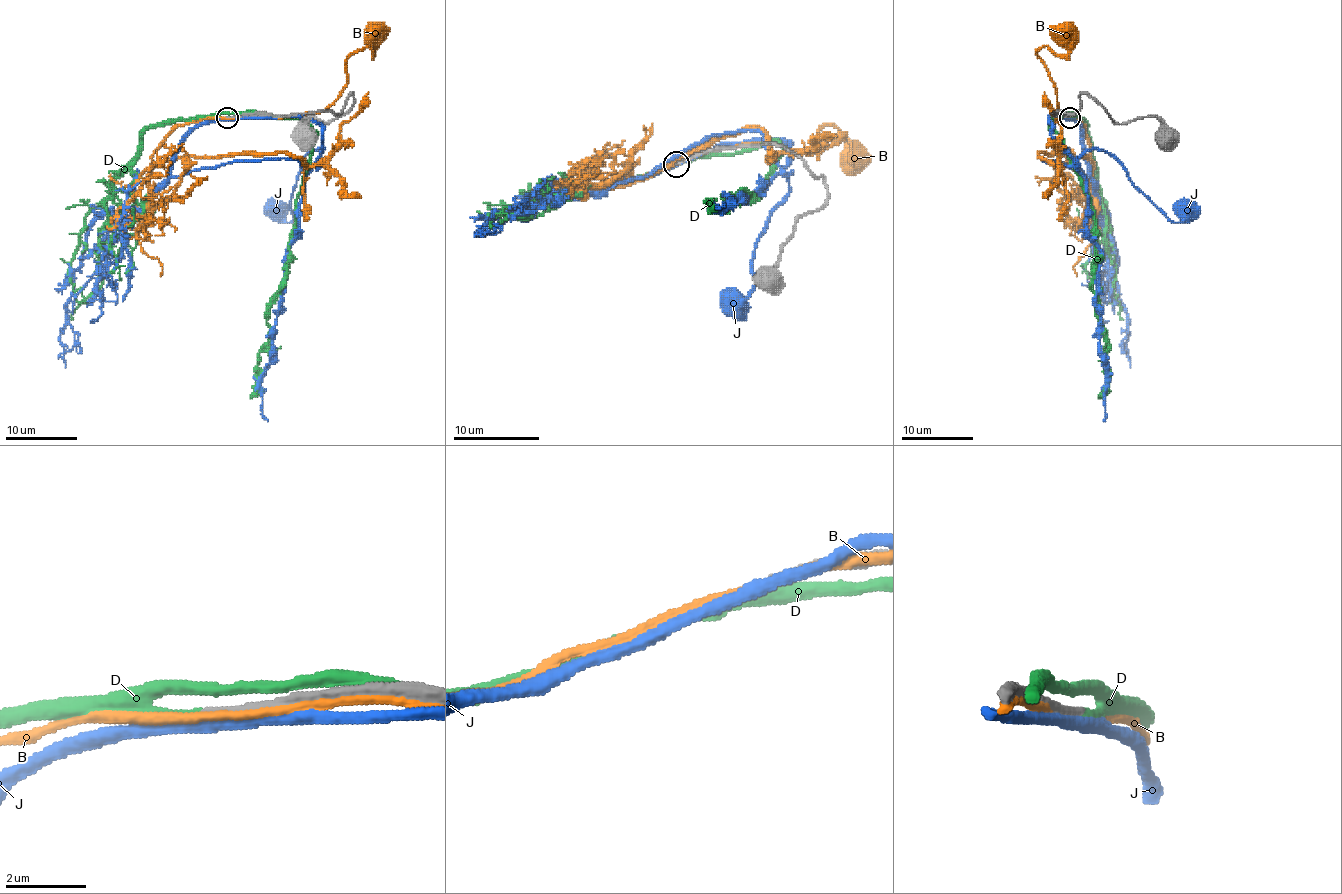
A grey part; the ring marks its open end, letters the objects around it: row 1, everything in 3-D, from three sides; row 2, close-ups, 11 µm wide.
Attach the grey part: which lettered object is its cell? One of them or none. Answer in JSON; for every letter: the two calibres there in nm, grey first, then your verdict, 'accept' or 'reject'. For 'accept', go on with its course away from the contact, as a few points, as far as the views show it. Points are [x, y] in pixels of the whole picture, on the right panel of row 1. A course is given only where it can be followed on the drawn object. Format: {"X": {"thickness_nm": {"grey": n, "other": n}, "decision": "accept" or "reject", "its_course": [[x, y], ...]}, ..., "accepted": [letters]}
{"B": {"thickness_nm": {"grey": 240, "other": 240}, "decision": "reject"}, "D": {"thickness_nm": {"grey": 240, "other": 200}, "decision": "accept", "its_course": [[1069, 117], [1064, 111], [1049, 126], [1062, 140], [1094, 221], [1092, 283], [1107, 366], [1107, 389], [1098, 398]]}, "J": {"thickness_nm": {"grey": 320, "other": 320}, "decision": "reject"}, "accepted": ["D"]}

